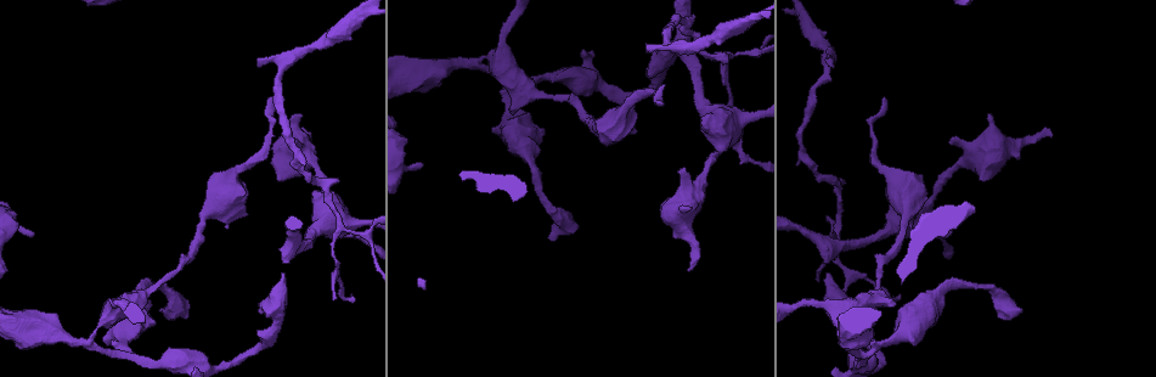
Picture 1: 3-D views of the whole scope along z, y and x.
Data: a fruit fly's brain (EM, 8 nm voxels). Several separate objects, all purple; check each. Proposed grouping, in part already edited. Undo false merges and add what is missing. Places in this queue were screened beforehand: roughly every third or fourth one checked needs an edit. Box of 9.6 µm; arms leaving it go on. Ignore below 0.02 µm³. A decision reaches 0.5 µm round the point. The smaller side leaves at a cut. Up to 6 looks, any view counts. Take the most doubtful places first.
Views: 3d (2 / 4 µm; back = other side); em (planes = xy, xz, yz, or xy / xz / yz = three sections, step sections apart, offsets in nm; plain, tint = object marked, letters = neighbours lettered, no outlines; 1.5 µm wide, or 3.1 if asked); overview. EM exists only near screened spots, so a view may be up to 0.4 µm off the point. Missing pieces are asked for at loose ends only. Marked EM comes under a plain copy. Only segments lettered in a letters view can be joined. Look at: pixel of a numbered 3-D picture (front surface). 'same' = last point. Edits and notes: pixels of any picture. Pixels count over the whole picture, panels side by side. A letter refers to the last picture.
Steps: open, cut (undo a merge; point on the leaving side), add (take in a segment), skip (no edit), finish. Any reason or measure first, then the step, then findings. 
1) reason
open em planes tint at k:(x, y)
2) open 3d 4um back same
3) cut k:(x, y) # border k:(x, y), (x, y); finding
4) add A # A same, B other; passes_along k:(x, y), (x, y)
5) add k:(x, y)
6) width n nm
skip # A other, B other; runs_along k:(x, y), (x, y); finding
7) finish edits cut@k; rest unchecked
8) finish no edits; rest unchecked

three-way junction
open em xy step 8 tint at 1:(85, 343)

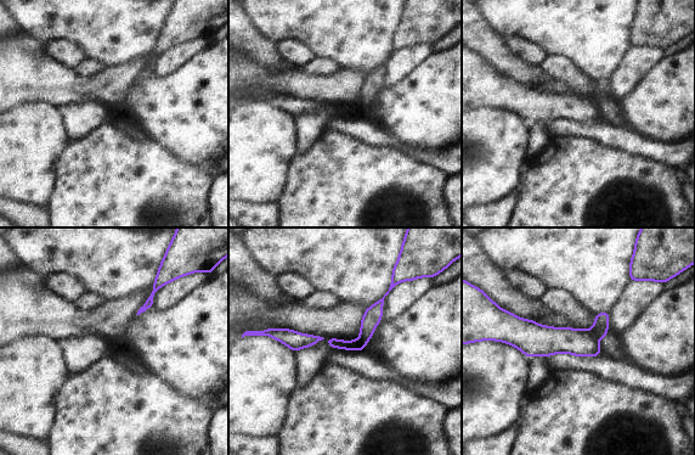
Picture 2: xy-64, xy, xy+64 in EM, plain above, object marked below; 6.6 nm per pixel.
open em planes letters same

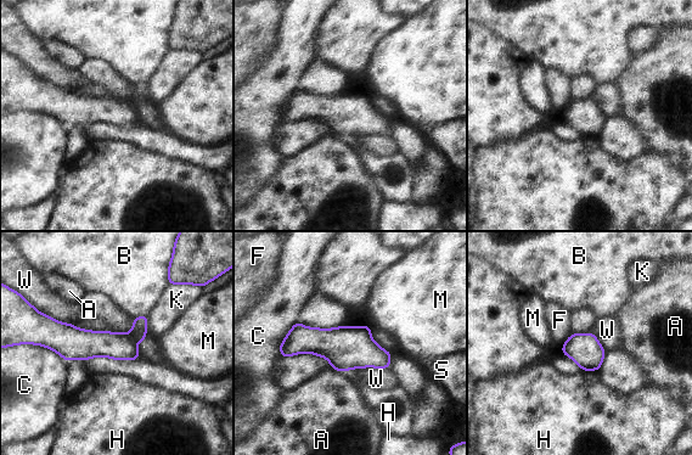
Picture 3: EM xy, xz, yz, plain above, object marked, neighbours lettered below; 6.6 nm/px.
longest_contact F 300 nm
cut 3:(139, 329) # A other, B other, C other, F other, H other, K other, M other, S other, W other; border 3:(129, 333), (135, 342); a second neuron is stuck on

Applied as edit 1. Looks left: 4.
open overview

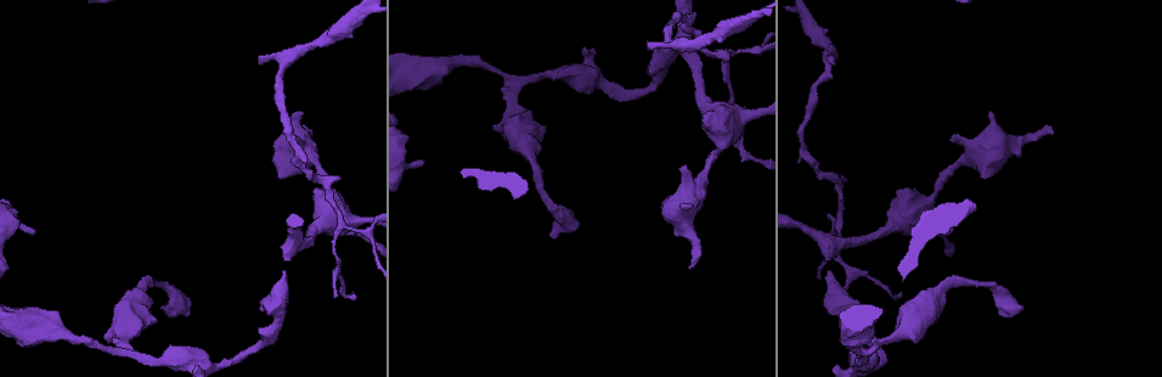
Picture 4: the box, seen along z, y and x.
an open end
open em planes letters at 4:(260, 63)

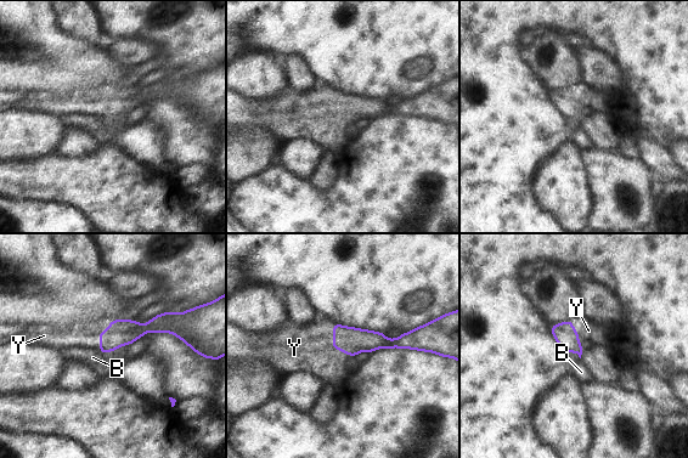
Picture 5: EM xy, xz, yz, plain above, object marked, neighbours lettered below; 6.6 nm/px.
add Y # B other, Y same; passes_along 5:(350, 340), (333, 345), (309, 348); it goes on there

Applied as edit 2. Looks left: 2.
finish edits cut@3, add@5; rest unchecked

